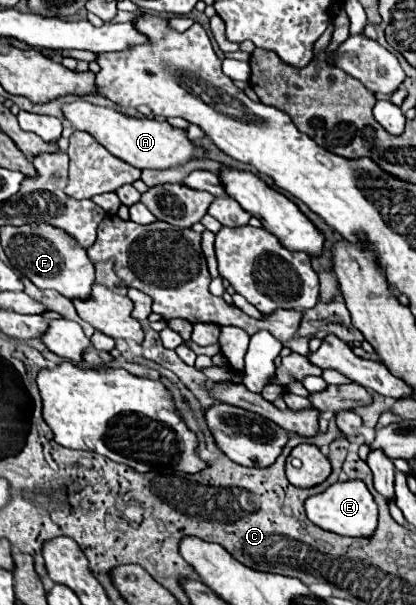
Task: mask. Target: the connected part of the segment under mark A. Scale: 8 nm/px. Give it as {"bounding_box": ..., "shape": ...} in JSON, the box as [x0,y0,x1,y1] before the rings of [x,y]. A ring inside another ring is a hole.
{"bounding_box":[64,99,206,169],"shape":[[[78,99],[64,109],[64,117],[80,131],[88,131],[96,137],[100,145],[104,145],[114,157],[138,167],[138,169],[170,169],[170,167],[182,167],[192,159],[204,159],[206,149],[196,145],[188,139],[186,129],[172,127],[170,123],[160,123],[156,119],[134,119],[128,115],[122,115],[116,109],[108,107],[96,107],[84,99]]]}

